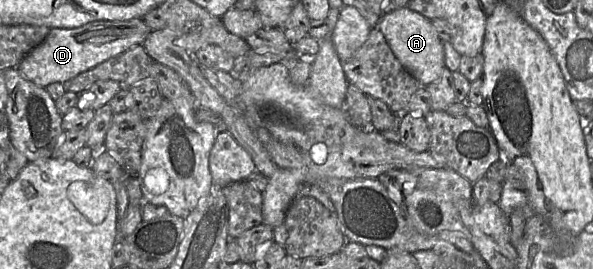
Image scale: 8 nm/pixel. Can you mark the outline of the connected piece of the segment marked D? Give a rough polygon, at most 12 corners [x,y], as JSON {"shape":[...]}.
{"shape":[[141,18],[52,28],[18,69],[43,88],[134,46]]}

